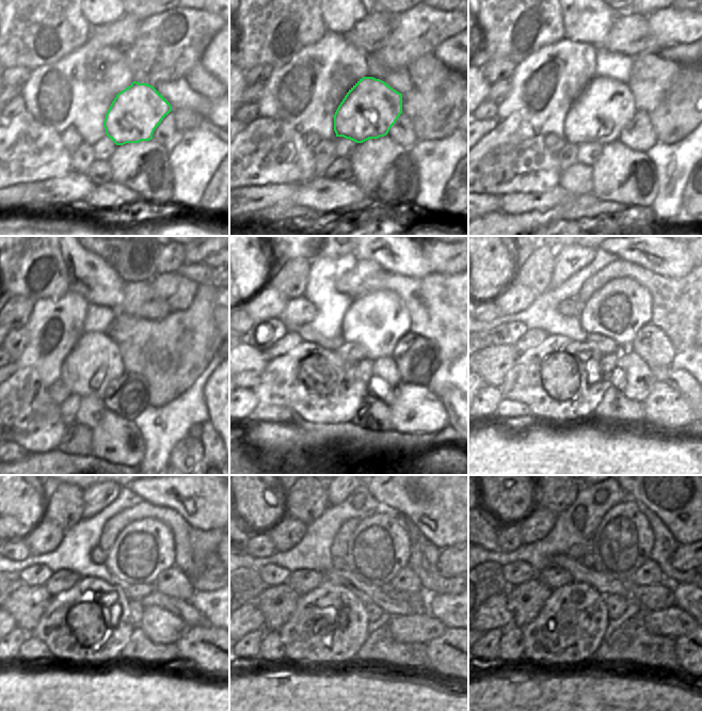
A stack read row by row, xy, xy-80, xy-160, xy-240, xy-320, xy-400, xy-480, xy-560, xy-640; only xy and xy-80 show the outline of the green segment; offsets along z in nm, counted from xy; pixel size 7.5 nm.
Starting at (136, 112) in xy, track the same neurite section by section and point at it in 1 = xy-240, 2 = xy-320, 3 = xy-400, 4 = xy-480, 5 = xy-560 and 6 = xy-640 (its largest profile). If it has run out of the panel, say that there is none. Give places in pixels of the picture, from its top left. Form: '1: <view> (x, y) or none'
1: xy-240 (118, 350)
2: xy-320 (377, 320)
3: xy-400 (619, 310)
4: xy-480 (144, 548)
5: xy-560 (380, 547)
6: xy-640 (622, 542)

